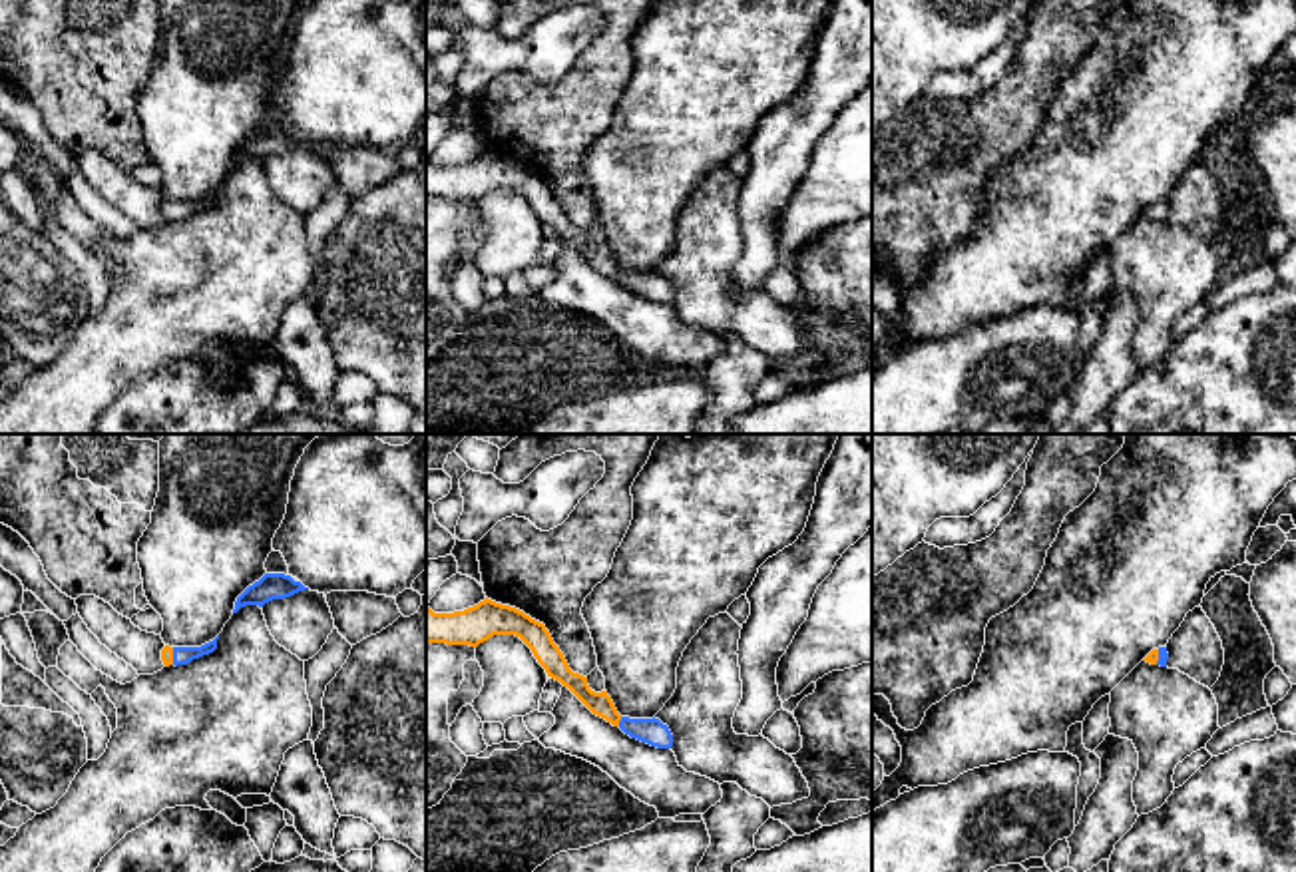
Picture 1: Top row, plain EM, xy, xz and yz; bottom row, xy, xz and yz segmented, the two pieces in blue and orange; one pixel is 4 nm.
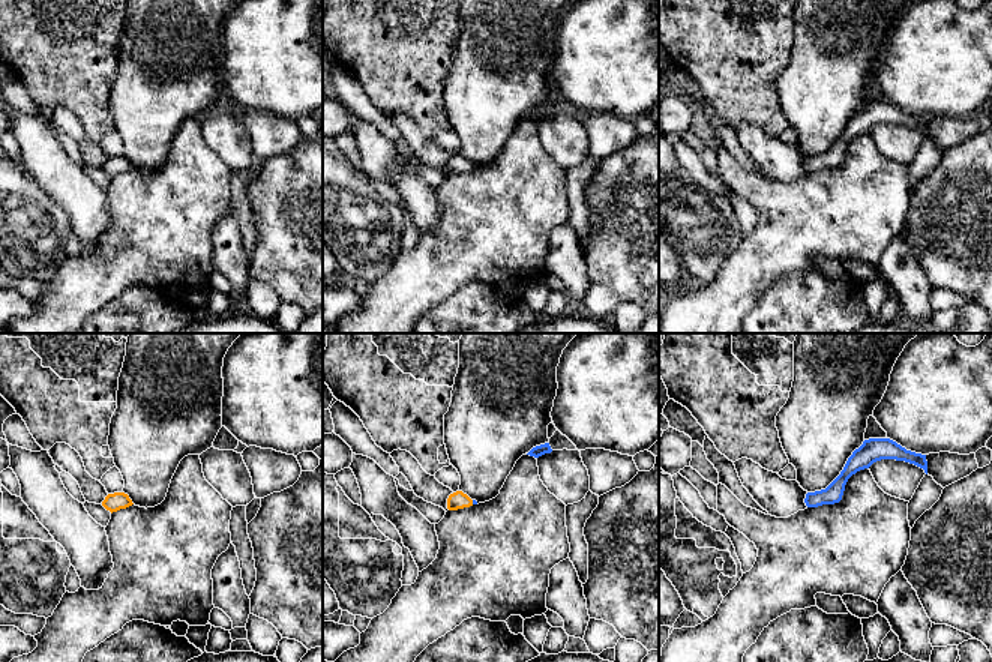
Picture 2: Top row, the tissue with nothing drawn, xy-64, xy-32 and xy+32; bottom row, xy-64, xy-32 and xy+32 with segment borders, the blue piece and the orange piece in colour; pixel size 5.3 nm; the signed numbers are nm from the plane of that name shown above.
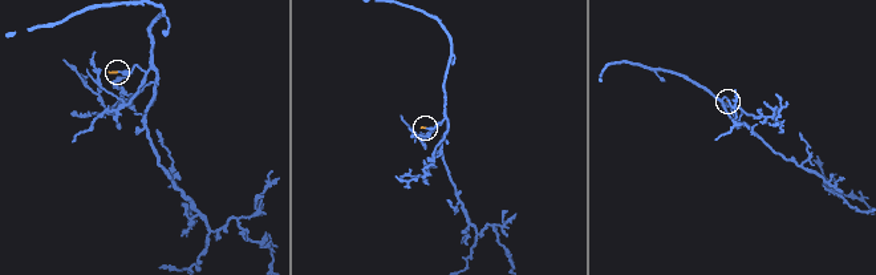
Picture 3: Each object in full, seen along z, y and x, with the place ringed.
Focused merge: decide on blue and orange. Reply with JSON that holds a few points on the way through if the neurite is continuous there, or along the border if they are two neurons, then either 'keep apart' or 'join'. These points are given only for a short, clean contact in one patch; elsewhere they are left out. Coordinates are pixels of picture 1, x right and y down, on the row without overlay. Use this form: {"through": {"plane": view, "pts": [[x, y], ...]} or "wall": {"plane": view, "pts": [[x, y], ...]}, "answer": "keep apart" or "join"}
{"through": {"plane": "xz", "pts": [[651, 285], [620, 275], [600, 257]]}, "answer": "join"}

